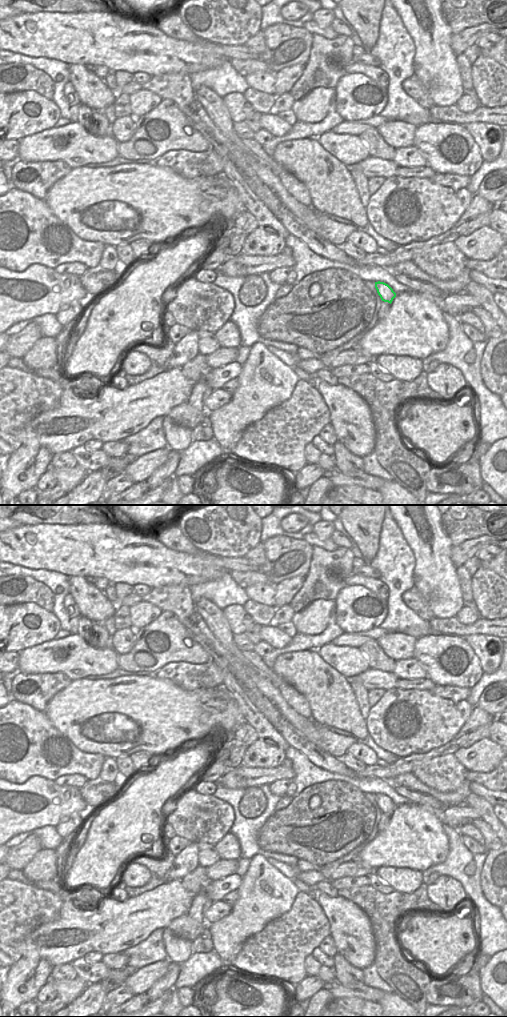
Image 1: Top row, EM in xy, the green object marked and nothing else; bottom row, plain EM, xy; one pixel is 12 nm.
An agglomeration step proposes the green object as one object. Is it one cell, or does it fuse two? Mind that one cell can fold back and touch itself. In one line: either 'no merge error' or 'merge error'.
no merge error

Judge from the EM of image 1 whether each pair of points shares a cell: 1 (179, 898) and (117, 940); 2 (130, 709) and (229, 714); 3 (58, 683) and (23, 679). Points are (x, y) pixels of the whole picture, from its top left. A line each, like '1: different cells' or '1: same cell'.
1: same cell
2: same cell
3: same cell

